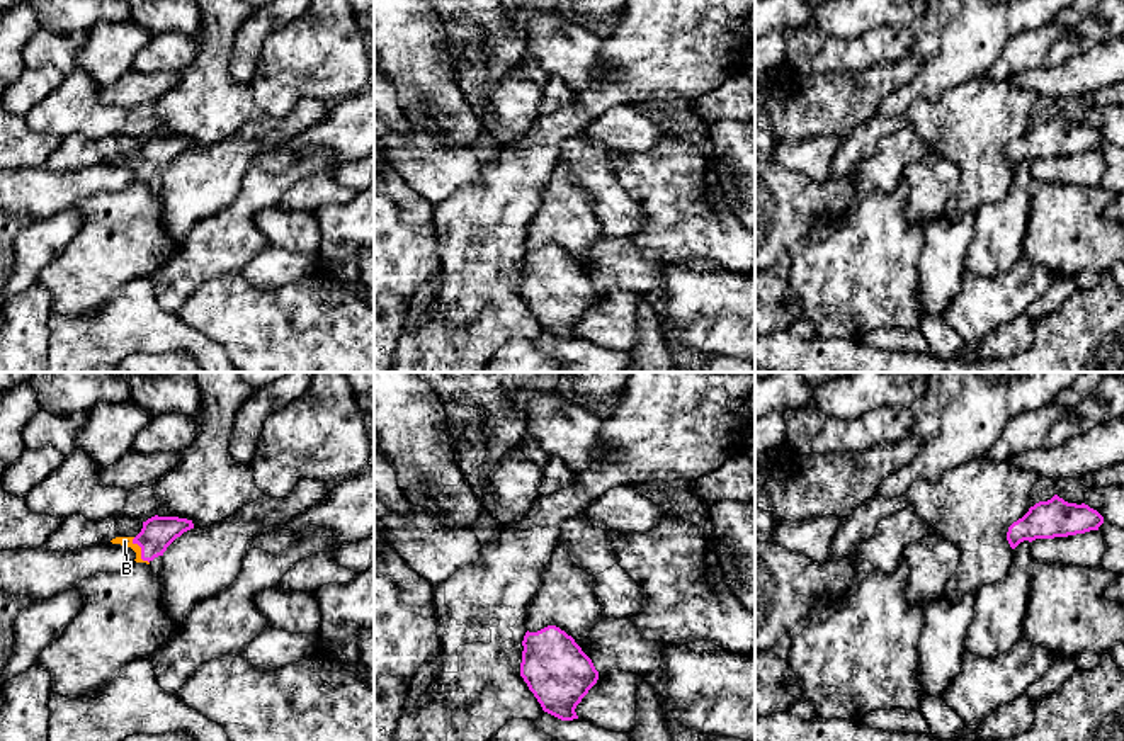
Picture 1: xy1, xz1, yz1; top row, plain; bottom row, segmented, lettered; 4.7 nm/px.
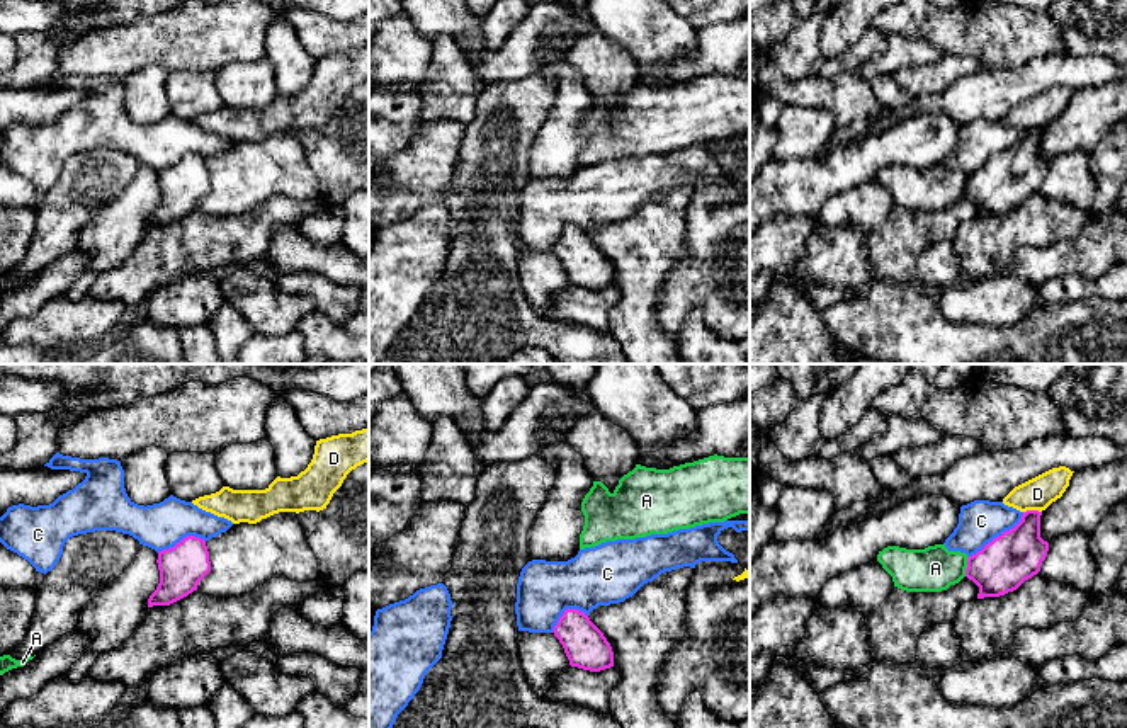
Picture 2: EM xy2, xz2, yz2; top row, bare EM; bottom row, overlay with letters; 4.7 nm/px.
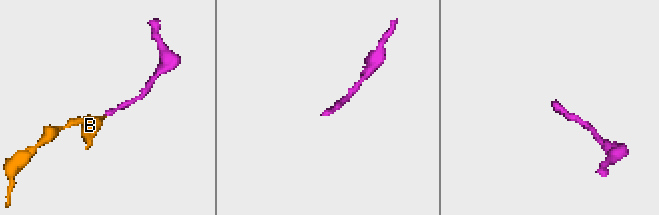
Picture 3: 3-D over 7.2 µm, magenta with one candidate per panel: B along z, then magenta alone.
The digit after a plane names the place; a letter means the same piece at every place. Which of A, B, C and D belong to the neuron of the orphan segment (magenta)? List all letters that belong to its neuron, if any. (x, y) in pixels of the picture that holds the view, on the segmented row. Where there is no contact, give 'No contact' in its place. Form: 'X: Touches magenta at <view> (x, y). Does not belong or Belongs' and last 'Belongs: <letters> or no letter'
A: Touches magenta at yz2 (968, 567). Does not belong
B: Touches magenta at xy1 (141, 551). Belongs
C: Touches magenta at yz2 (998, 536). Does not belong
D: Touches magenta at yz2 (1032, 511). Does not belong
Belongs: B

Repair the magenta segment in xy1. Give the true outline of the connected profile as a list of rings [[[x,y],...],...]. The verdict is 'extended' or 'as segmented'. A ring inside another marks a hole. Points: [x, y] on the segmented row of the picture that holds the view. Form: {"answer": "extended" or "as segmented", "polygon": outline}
{"answer": "extended", "polygon": [[[155,515],[143,522],[143,529],[136,537],[116,537],[111,542],[131,547],[136,552],[136,563],[150,564],[155,557],[163,556],[167,547],[190,529],[194,529],[192,520]]]}

